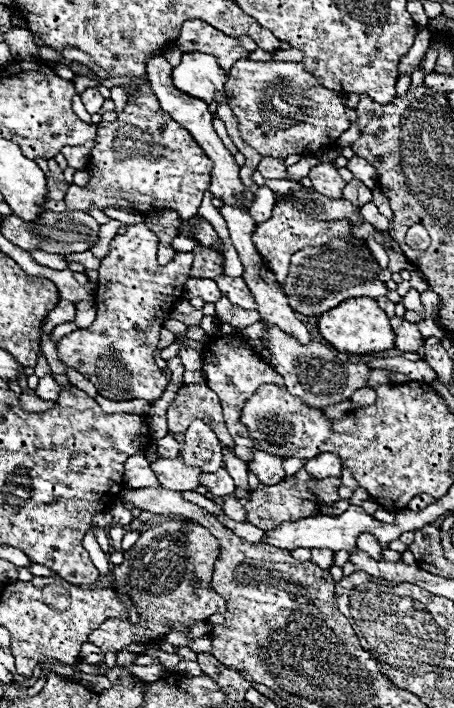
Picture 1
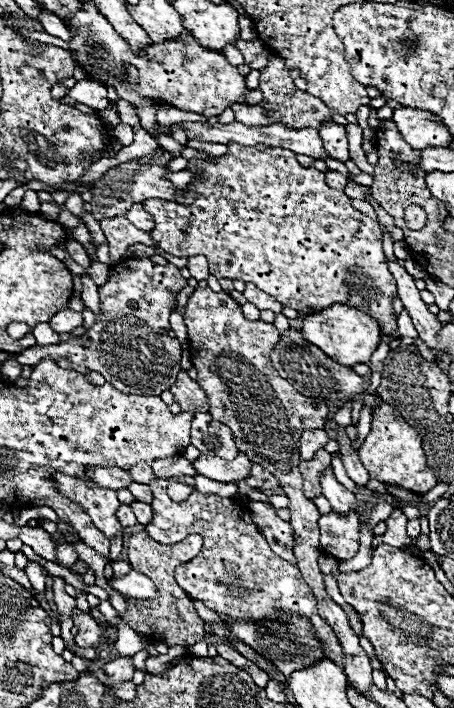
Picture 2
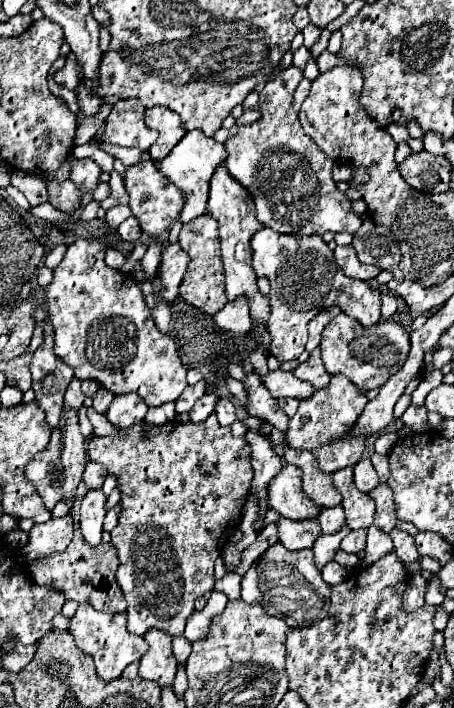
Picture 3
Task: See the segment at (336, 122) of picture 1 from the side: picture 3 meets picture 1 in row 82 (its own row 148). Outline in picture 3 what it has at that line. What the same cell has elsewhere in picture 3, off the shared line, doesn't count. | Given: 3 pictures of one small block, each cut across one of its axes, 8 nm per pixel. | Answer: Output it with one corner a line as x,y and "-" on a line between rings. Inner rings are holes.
292,66
282,70
260,92
260,120
240,126
238,132
224,142
228,160
226,170
234,180
244,184
254,200
258,220
282,234
318,234
350,232
362,226
362,216
352,210
350,198
336,188
332,180
332,158
328,158
304,134
298,114
292,108
294,90
302,80
302,70
-
338,190
338,196
332,192

